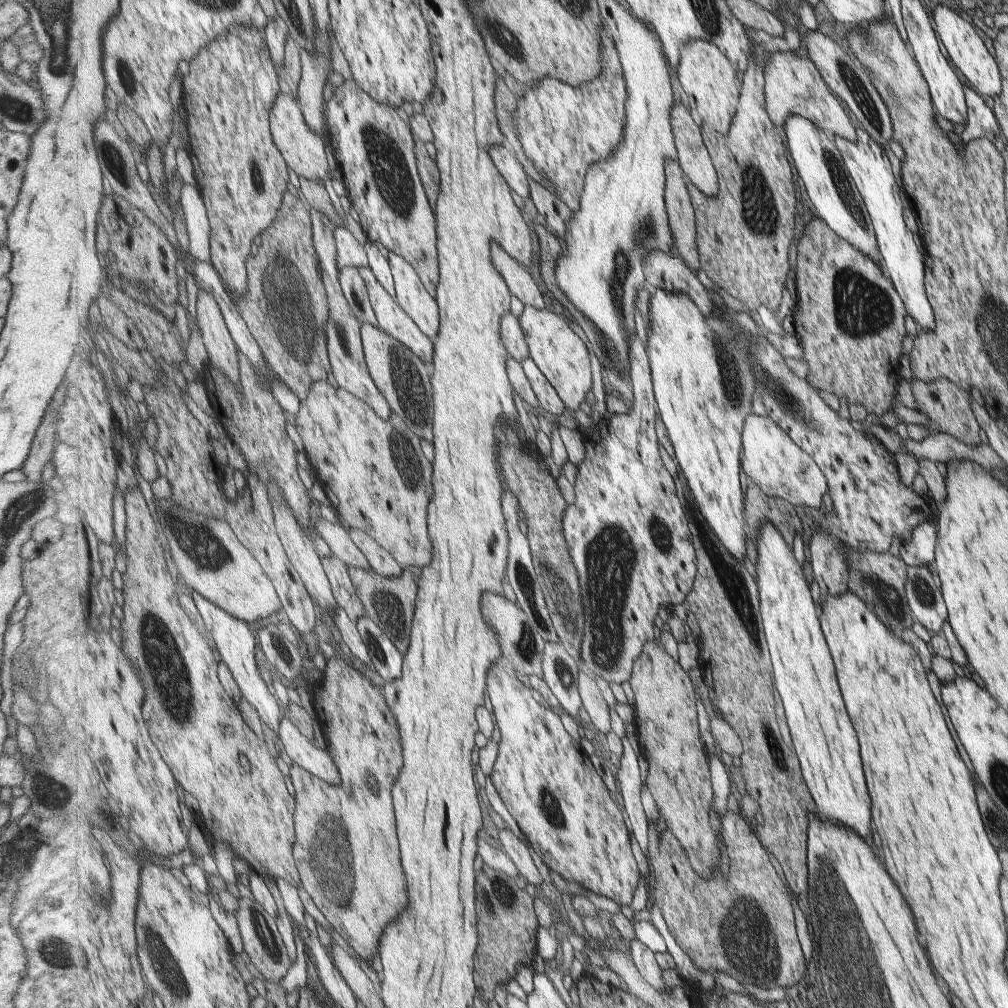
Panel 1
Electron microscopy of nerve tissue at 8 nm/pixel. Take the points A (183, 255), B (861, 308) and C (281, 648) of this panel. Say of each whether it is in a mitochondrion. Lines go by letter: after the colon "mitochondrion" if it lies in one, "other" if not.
A: other
B: mitochondrion
C: other

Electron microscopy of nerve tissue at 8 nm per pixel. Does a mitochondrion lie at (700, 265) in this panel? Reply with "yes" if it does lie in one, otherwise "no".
no

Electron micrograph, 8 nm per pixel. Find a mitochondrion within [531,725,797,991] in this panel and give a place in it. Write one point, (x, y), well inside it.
(750, 948)

